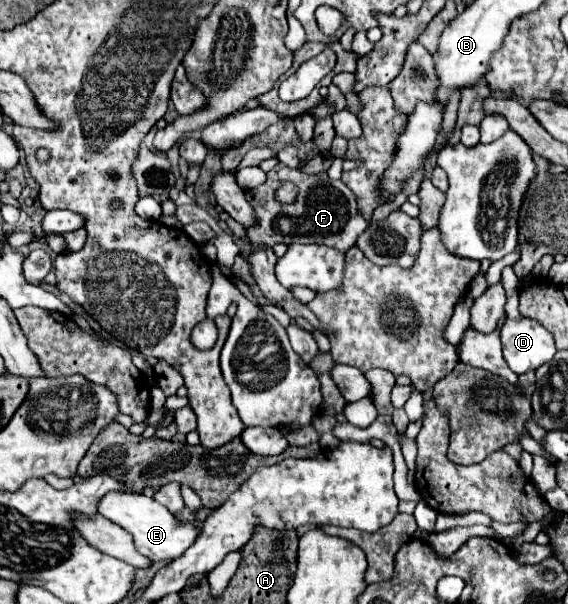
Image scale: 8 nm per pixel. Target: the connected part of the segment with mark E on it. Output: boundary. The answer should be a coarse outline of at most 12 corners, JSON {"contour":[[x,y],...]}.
{"contour":[[109,492],[97,510],[153,562],[201,534],[145,494]]}

